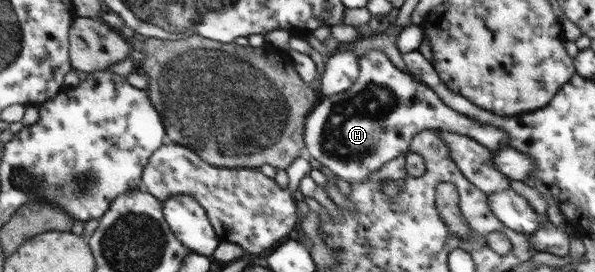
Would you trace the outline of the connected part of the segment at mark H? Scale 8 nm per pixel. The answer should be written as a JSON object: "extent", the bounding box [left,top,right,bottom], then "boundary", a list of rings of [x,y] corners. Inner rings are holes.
{"extent":[305,49,509,184],"boundary":[[[369,49],[358,58],[360,73],[357,82],[340,94],[324,96],[305,119],[307,155],[330,169],[333,175],[338,175],[349,184],[364,182],[373,171],[392,161],[396,155],[405,154],[413,137],[422,130],[441,129],[468,135],[488,149],[503,149],[509,145],[508,136],[503,129],[480,123],[450,109],[430,88],[414,80],[409,73],[402,72],[385,52]]]}

